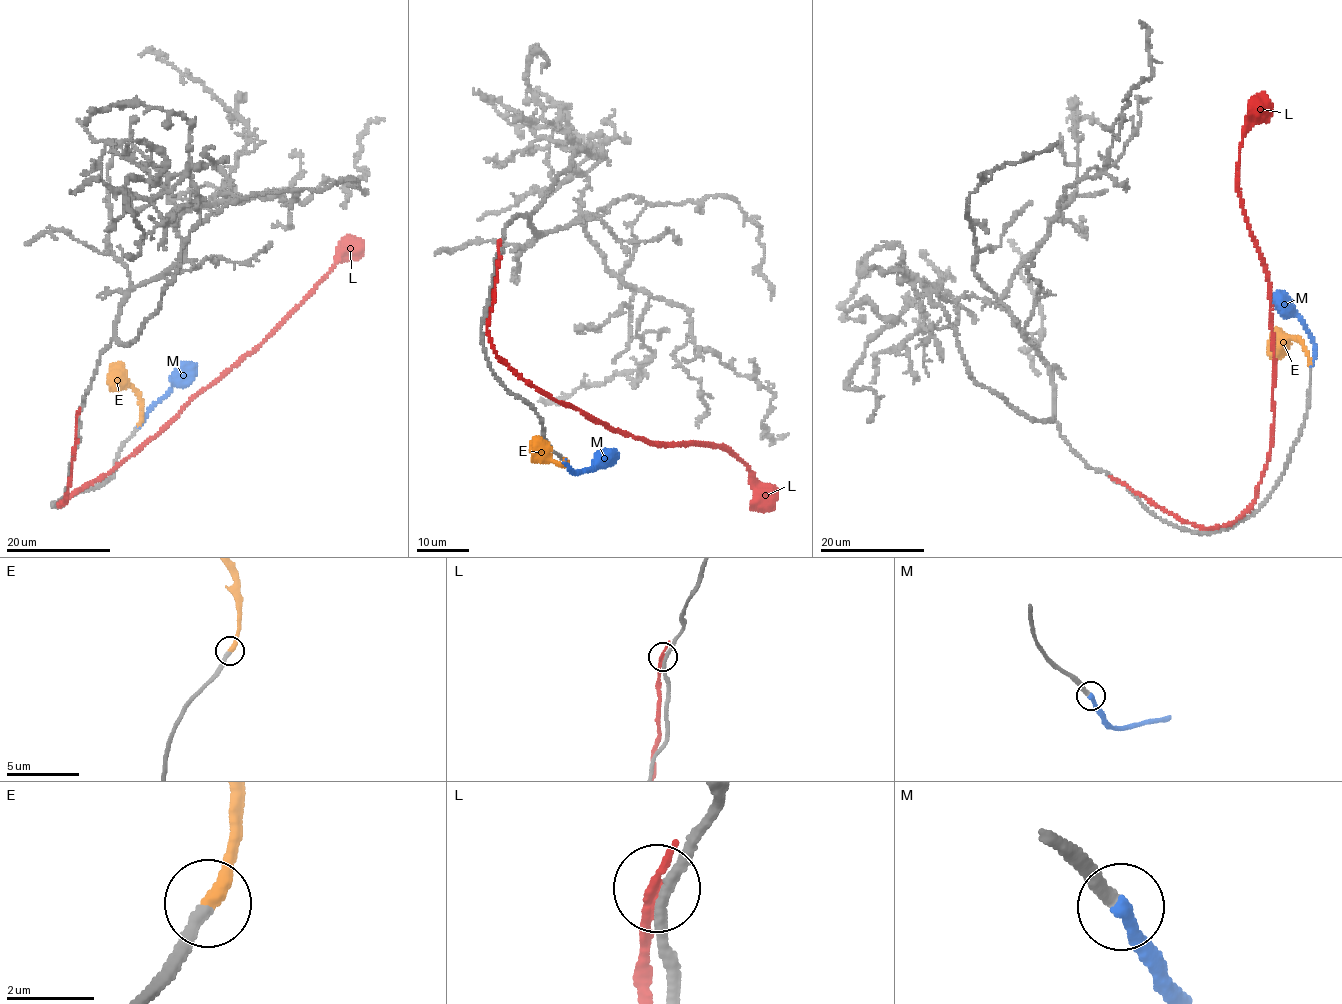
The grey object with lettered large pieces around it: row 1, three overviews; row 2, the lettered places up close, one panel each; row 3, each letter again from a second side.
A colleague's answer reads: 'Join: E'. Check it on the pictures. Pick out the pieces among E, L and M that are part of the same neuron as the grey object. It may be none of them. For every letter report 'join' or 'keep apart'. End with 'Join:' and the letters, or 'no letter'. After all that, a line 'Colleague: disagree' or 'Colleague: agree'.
E: join
L: keep apart
M: keep apart
Join: E
Colleague: agree

